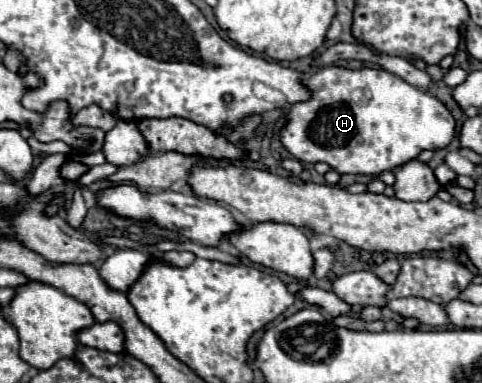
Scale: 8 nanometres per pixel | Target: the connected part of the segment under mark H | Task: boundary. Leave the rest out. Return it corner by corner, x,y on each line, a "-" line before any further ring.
324,67
308,75
302,83
310,87
310,99
290,105
286,125
280,131
280,143
286,151
302,163
324,161
338,173
354,175
376,175
390,171
410,159
416,159
424,149
444,149
452,143
456,131
456,119
452,113
430,93
406,83
398,75
386,69
346,69
346,67

